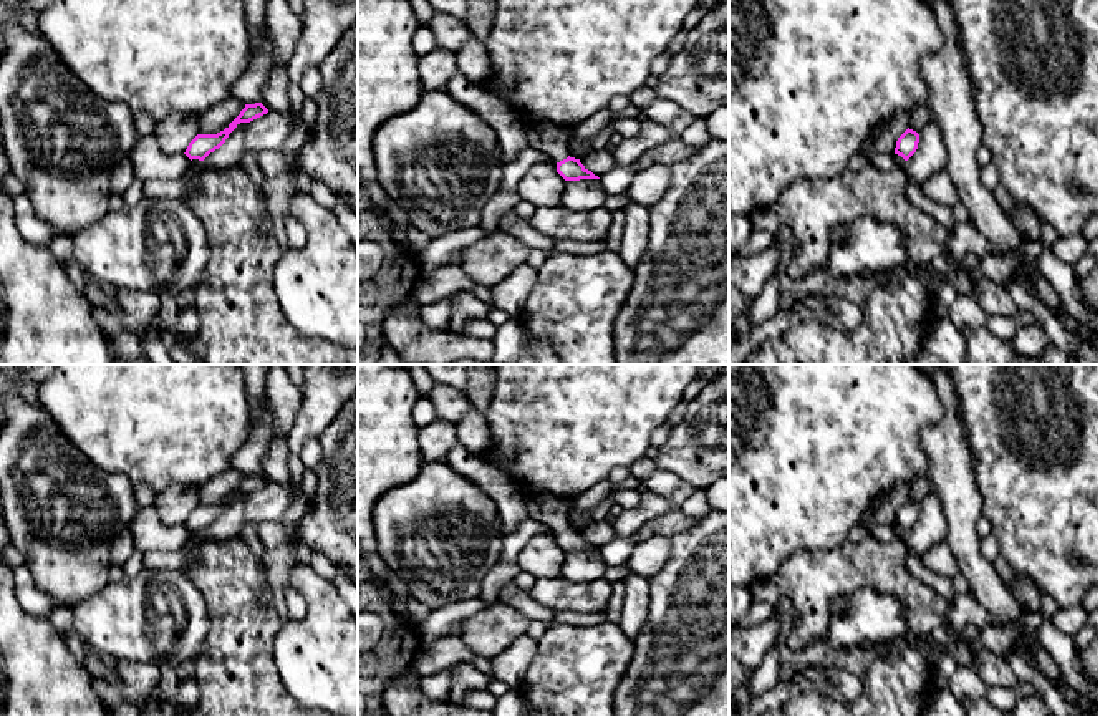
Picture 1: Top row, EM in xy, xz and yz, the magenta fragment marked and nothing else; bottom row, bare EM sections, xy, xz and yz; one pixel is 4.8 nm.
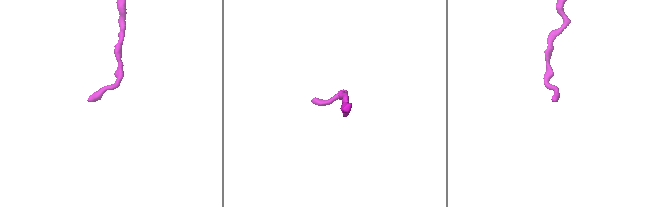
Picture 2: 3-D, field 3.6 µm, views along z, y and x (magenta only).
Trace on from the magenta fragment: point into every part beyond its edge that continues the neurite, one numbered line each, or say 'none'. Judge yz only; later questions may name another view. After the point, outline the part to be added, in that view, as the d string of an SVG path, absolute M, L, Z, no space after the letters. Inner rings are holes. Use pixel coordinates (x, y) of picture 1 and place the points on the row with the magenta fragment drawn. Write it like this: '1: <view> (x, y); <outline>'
none

